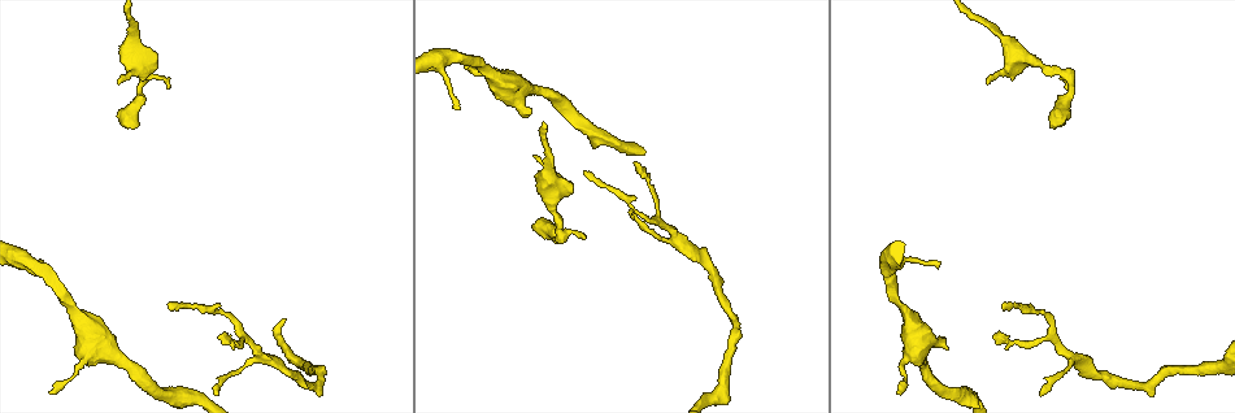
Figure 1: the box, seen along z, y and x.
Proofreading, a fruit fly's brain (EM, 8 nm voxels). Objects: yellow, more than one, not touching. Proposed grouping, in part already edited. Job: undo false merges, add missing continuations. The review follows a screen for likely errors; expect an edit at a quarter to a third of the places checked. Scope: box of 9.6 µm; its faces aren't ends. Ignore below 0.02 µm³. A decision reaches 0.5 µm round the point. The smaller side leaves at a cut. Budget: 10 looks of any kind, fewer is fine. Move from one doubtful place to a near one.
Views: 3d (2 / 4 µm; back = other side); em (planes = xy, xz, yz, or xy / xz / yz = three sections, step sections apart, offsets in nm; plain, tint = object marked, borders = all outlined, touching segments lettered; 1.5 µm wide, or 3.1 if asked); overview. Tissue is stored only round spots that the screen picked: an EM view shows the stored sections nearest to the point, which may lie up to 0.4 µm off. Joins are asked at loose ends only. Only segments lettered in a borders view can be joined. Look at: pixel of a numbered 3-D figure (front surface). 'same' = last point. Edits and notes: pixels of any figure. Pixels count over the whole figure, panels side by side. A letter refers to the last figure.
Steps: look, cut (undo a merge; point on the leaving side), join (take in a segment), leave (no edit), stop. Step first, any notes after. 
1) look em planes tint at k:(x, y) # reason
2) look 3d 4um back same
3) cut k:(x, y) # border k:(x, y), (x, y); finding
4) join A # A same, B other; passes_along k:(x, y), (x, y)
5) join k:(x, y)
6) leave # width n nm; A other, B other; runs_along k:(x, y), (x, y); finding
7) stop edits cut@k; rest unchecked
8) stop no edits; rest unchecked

look 3d 4um at 1:(74, 307) # a narrow waist

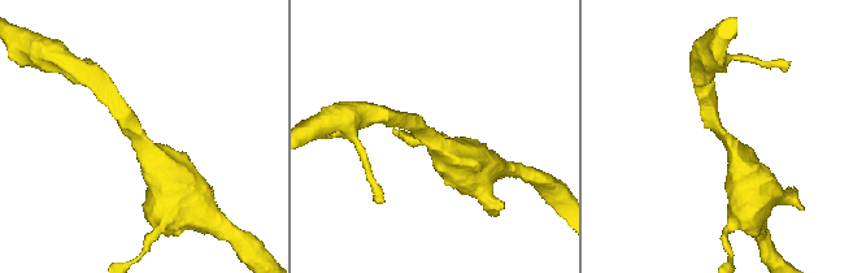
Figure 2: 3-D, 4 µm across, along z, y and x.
look em planes tint at 2:(140, 133) # arm_widths 260, 600 nm

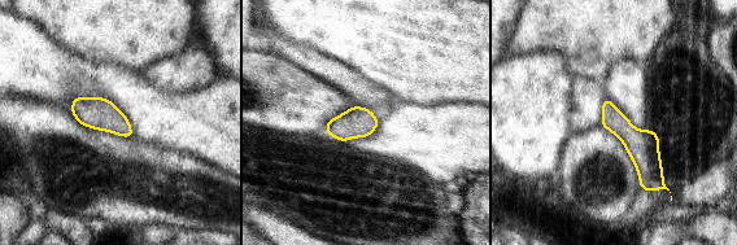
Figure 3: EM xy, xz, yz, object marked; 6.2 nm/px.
look em planes borders same

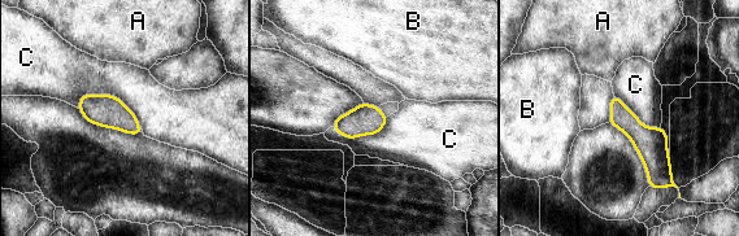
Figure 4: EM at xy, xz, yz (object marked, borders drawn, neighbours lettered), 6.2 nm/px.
leave # A other, B other, C other; runs_along 4:(614, 100), (652, 147), (668, 183); all the same neuron

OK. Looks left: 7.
look 3d 4um at 1:(899, 390) # thin end

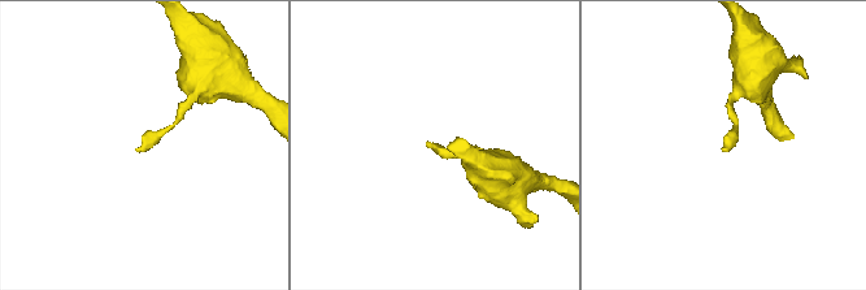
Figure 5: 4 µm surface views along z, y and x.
look em planes tint at 5:(426, 143) # need the tissue

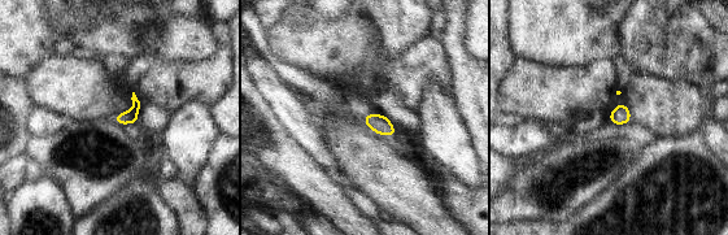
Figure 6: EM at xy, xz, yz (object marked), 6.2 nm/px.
look em planes borders same

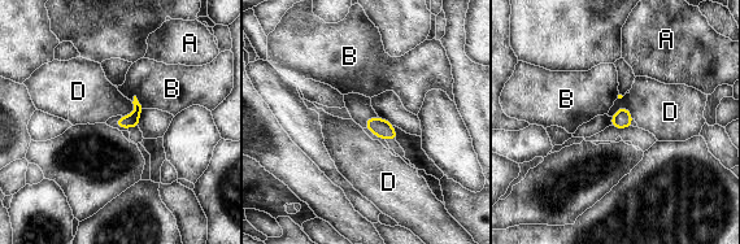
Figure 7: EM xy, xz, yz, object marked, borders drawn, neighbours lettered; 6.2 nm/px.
leave # width 80 nm; A other, B other, D other; border 7:(612, 117), (625, 108), (632, 118); no lettered segment goes on from it

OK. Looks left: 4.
look 3d 2um at 1:(1004, 305) # an open end

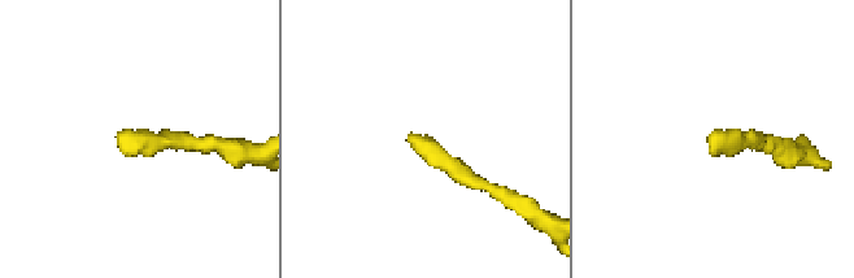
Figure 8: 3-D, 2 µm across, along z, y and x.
look em planes tint at 8:(120, 133)

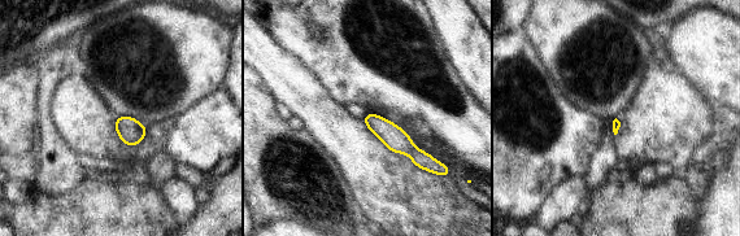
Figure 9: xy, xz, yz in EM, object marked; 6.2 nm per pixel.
look em planes borders same # what lies round it

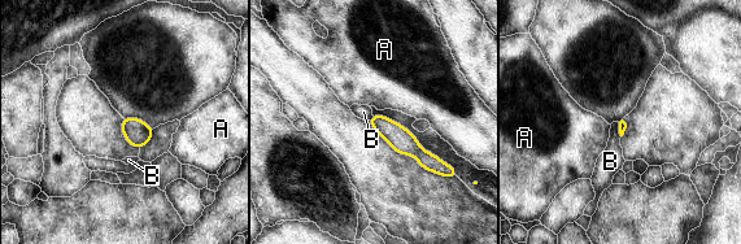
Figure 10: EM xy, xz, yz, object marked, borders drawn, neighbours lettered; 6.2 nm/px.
leave # A other, B other; runs_along 10:(374, 120), (426, 160), (437, 165); none of them fits

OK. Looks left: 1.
stop no edits; rest unchecked

